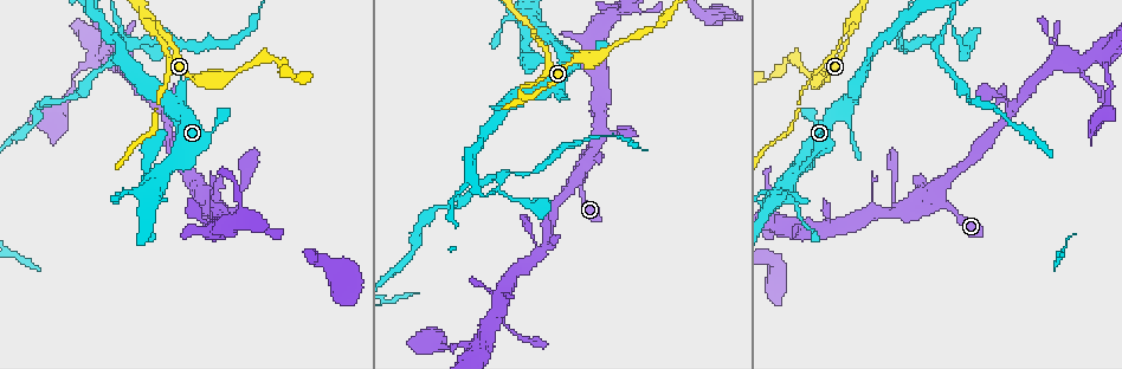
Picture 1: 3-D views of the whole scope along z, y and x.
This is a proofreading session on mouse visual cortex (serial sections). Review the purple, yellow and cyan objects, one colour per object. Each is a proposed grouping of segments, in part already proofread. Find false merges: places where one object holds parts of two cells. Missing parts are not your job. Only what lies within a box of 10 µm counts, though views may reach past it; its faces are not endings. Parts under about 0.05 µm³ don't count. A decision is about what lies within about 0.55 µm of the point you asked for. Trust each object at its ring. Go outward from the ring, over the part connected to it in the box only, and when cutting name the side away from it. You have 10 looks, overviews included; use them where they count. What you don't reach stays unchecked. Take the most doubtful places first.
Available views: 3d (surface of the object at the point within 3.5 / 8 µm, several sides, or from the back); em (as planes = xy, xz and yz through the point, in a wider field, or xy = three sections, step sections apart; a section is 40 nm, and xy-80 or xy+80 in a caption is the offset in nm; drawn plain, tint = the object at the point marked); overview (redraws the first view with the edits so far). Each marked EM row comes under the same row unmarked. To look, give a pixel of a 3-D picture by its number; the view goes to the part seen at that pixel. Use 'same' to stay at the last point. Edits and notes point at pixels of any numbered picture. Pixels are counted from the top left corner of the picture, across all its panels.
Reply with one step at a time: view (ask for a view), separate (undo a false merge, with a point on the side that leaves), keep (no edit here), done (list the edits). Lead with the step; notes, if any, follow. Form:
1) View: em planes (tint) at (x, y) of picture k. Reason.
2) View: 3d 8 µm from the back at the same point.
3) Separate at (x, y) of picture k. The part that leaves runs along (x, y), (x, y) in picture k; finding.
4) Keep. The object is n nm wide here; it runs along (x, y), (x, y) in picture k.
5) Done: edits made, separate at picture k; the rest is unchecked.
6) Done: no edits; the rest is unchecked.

View: 3d 3.5 µm from the back at (855, 18) of picture 1. A fork.

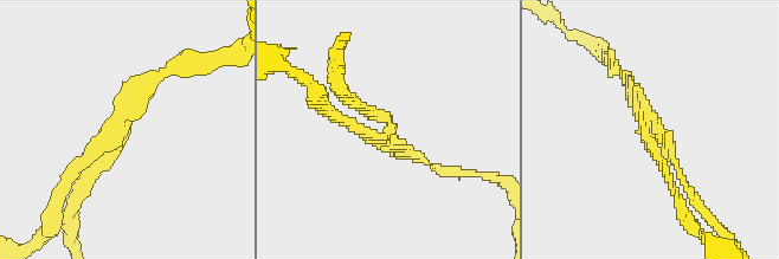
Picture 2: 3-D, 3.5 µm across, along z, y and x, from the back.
View: em xy step 3 (tint) at (646, 132) of picture 2. Now the EM.

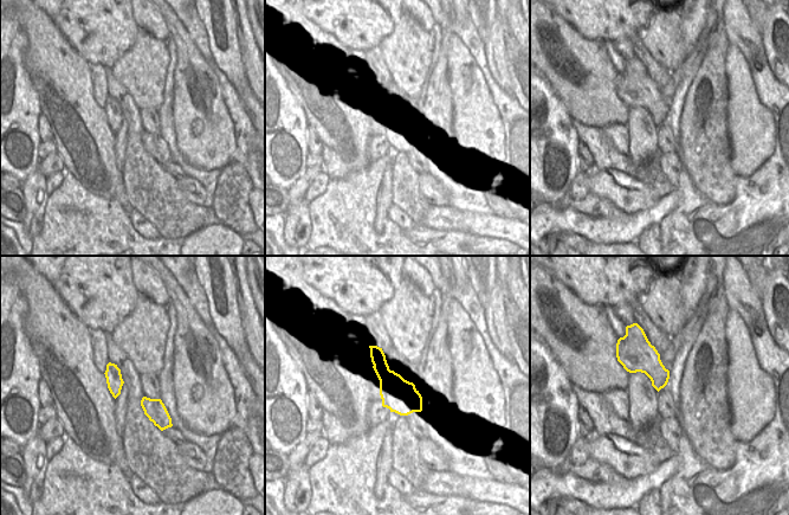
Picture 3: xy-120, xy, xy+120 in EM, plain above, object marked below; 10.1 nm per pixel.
Separate at (98, 167) of picture 2. The object is 340 nm wide here; the part that leaves runs along (660, 134), (705, 214) in picture 2; two cells meet here.

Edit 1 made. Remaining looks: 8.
View: overview. Redraw.

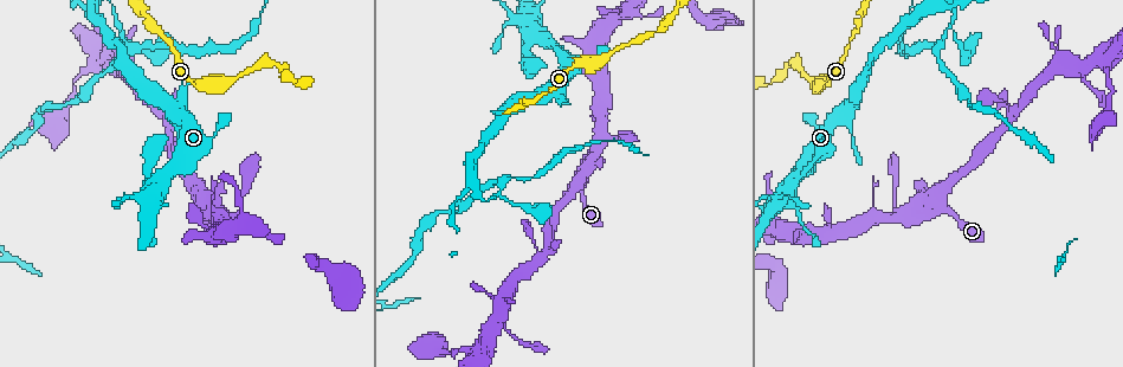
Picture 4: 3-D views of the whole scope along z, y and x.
View: 3d 3.5 µm at (518, 19) of picture 4. Small branch off a trunk.

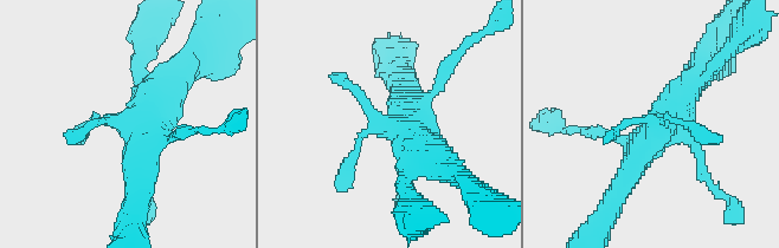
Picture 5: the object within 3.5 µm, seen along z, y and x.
View: em planes (tint) at (121, 122) of picture 5.

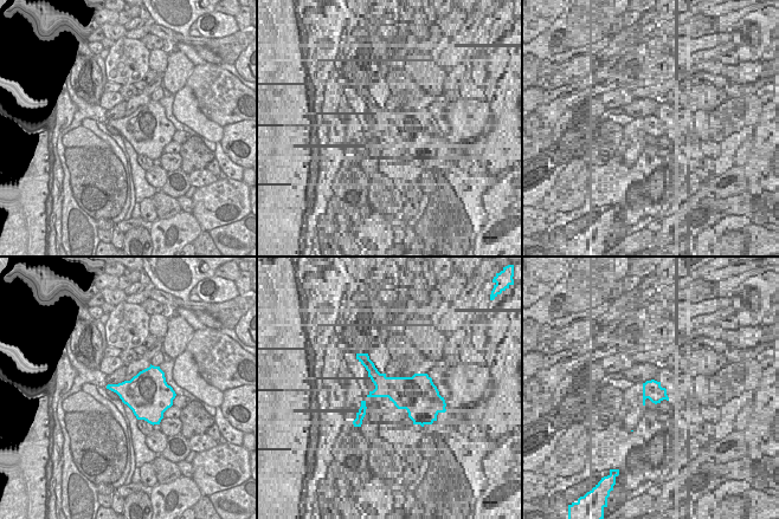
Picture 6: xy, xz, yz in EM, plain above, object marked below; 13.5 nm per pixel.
Keep. The object is 500 nm wide here; it runs along (161, 92), (78, 136) in picture 5; one cell here.

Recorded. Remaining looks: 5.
View: 3d 8 µm at (939, 46) of picture 4. Arms part here.

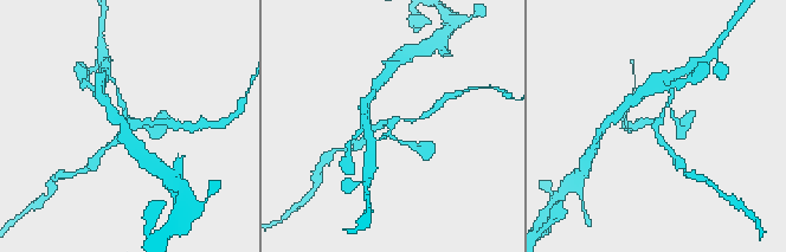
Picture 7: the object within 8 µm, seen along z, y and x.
View: 3d 3.5 µm at the same point.

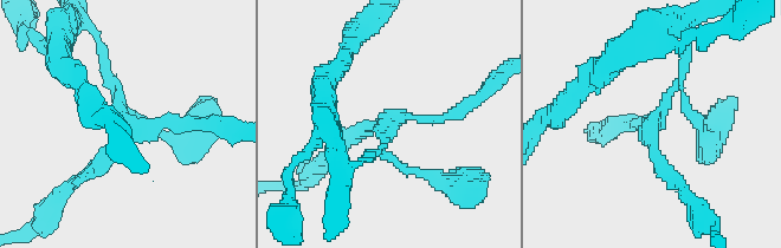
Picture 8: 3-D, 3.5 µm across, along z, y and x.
View: em xy step 1 (tint) at (387, 125) of picture 8. 3 arms meet here; the arms are 150, 150, 200 nm wide.

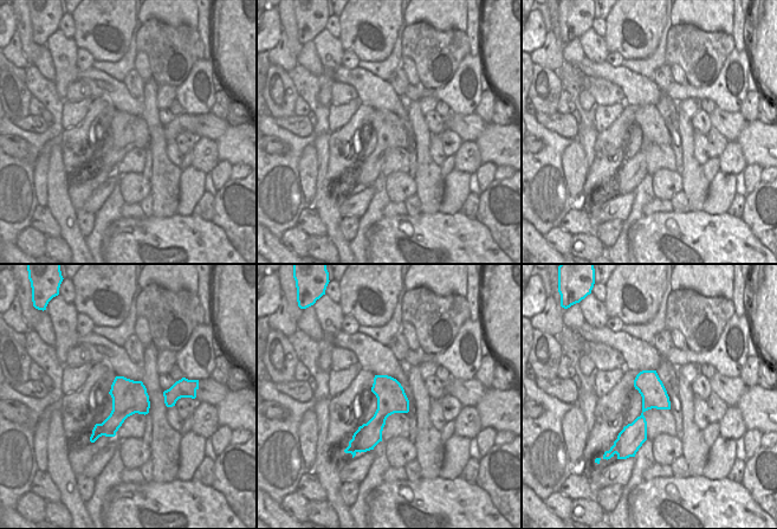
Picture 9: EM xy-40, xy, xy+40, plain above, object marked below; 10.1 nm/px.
Separate at (640, 128) of picture 8. Two cells meet here.

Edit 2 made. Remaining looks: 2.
Done: edits made, separate at picture 2, separate at picture 8; the rest is unchecked.

